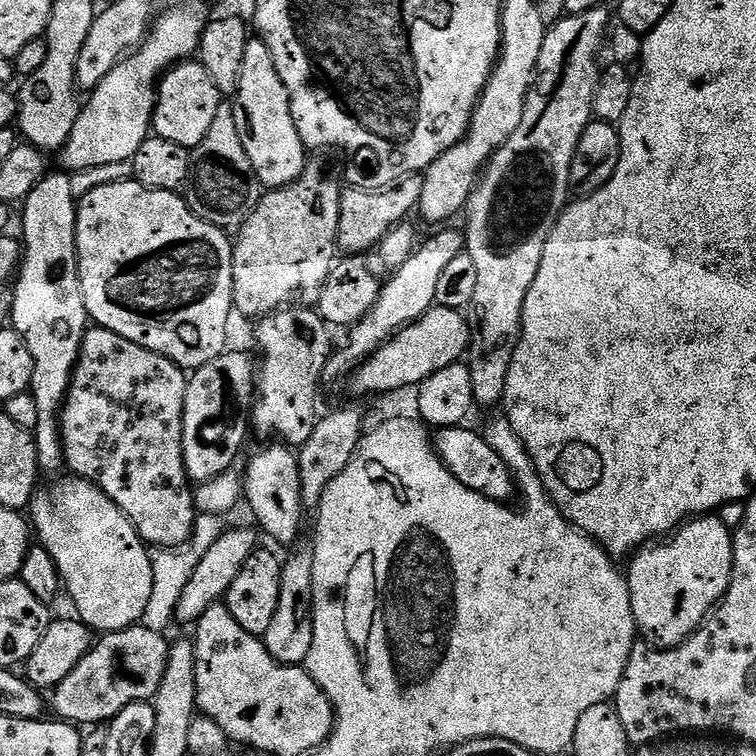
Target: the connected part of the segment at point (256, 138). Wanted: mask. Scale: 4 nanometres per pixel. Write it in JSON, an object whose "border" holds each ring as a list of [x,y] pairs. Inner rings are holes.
{"border":[[[259,38],[249,39],[246,55],[242,58],[242,82],[238,82],[238,90],[231,101],[234,110],[234,122],[238,122],[238,138],[242,138],[242,146],[246,146],[246,158],[250,158],[250,166],[258,174],[261,185],[265,189],[281,188],[294,182],[302,174],[306,149],[298,134],[298,126],[294,126],[294,114],[290,110],[290,94],[286,94],[286,86],[282,86],[282,78],[278,78],[278,69],[274,66],[274,57],[266,42]]]}

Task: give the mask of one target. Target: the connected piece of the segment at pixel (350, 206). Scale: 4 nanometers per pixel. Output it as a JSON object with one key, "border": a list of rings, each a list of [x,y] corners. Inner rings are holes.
{"border":[[[413,174],[411,176],[398,176],[393,179],[387,188],[369,190],[359,186],[348,186],[340,193],[340,217],[338,218],[338,238],[336,239],[337,249],[349,257],[356,258],[360,252],[368,252],[375,249],[386,238],[386,234],[393,226],[403,224],[409,219],[408,215],[414,212],[422,198],[422,186],[424,185],[423,175]]]}

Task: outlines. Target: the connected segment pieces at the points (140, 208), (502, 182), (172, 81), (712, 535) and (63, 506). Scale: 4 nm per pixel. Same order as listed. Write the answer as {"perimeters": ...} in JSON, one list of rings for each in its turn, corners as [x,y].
{"perimeters":[[[[132,178],[96,186],[78,200],[76,257],[82,298],[93,325],[110,330],[154,354],[162,354],[180,368],[195,370],[218,358],[229,347],[228,323],[234,317],[234,244],[225,229],[210,226],[210,222],[195,216],[192,204],[182,197],[174,192],[147,188]]],[[[601,6],[565,15],[564,19],[555,21],[545,31],[544,51],[550,56],[552,52],[553,60],[549,62],[548,69],[546,64],[535,77],[522,122],[518,122],[518,130],[510,134],[508,141],[488,161],[476,182],[476,189],[468,199],[466,250],[470,258],[474,258],[478,283],[474,285],[472,308],[476,312],[476,320],[474,316],[466,363],[470,370],[470,386],[474,386],[474,401],[479,407],[480,404],[484,408],[492,408],[495,404],[497,407],[503,401],[506,374],[510,374],[510,362],[514,362],[514,350],[518,350],[522,334],[522,310],[526,306],[526,294],[530,294],[538,266],[542,266],[542,250],[546,250],[546,242],[570,200],[570,166],[574,162],[578,138],[582,138],[586,126],[593,119],[594,90],[602,71],[600,55],[606,52],[610,40],[606,8]]],[[[181,62],[168,69],[158,81],[156,90],[156,108],[152,111],[152,132],[157,136],[166,138],[170,142],[178,142],[178,146],[186,149],[193,149],[206,138],[206,130],[210,130],[214,123],[214,114],[218,114],[218,106],[222,102],[222,97],[218,86],[210,79],[210,74],[199,62]]],[[[705,514],[681,524],[671,538],[645,546],[631,557],[632,565],[626,568],[630,606],[639,635],[649,645],[660,650],[677,648],[679,644],[685,644],[704,625],[704,620],[719,604],[732,581],[733,535],[734,532],[723,524],[719,515]]],[[[68,478],[60,480],[49,488],[41,487],[32,498],[30,505],[30,524],[34,529],[34,536],[38,539],[39,547],[45,548],[54,558],[60,571],[63,591],[68,592],[72,604],[76,607],[75,615],[91,628],[93,633],[107,634],[126,630],[139,625],[143,621],[144,613],[149,611],[152,595],[157,595],[154,586],[154,570],[152,569],[152,555],[149,545],[136,532],[136,527],[106,498],[106,494],[93,484],[91,480]]]]}

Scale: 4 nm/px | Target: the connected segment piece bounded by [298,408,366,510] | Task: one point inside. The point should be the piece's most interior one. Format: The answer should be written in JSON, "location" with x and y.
{"location":[335,438]}

